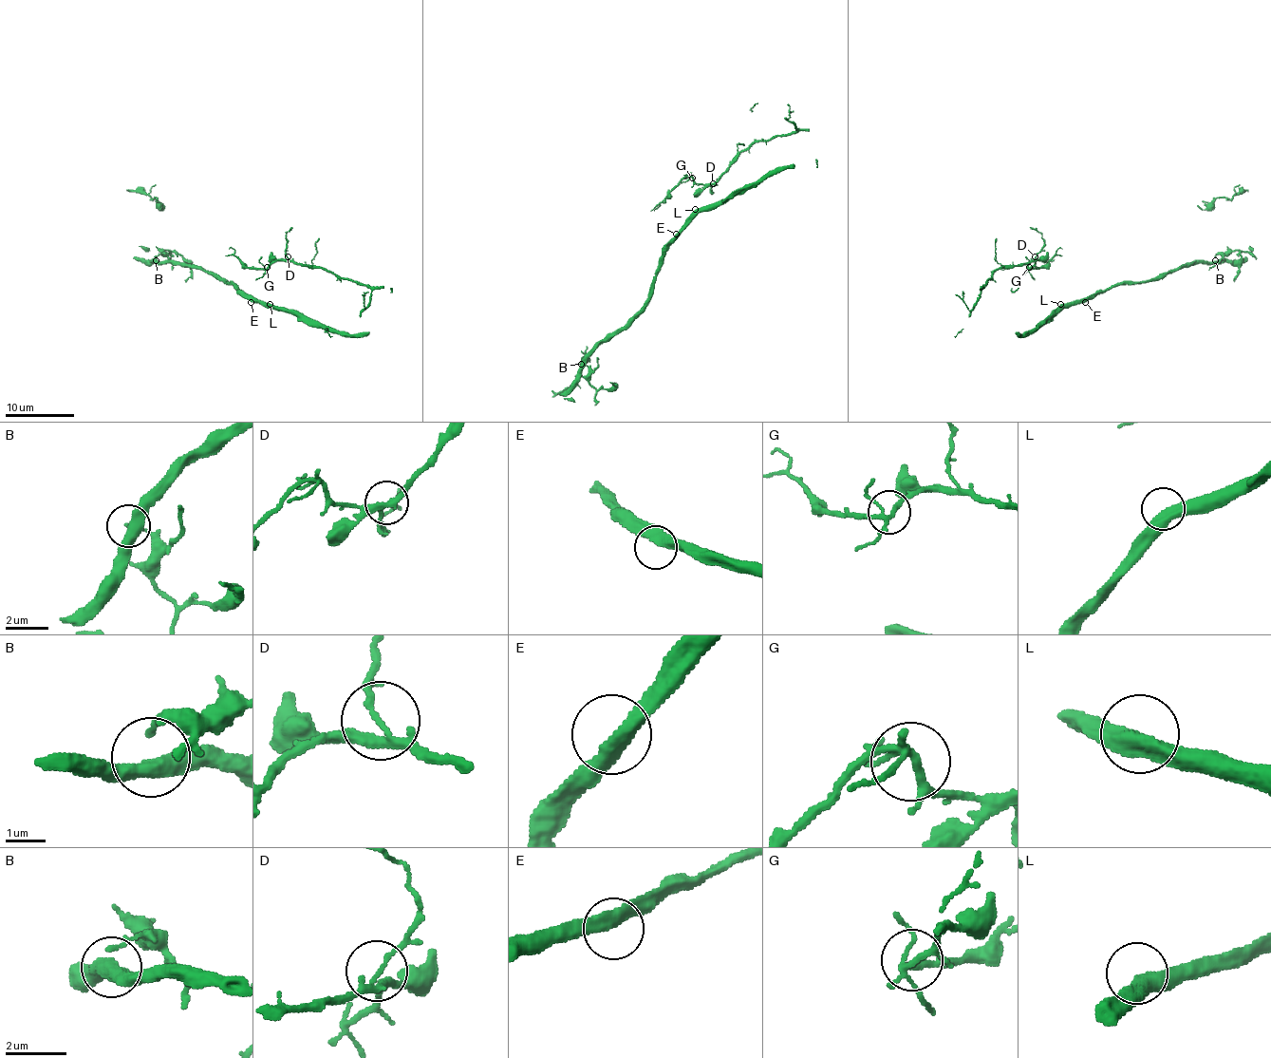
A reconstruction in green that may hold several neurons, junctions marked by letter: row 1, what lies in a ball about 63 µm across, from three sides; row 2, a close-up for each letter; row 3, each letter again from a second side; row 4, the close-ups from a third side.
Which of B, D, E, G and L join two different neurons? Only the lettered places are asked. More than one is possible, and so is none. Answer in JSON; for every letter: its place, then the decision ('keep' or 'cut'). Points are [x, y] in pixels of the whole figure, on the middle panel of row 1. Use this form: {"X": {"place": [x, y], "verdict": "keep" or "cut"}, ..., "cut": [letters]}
{"B": {"place": [581, 364], "verdict": "keep"}, "D": {"place": [713, 183], "verdict": "keep"}, "E": {"place": [676, 234], "verdict": "keep"}, "G": {"place": [692, 178], "verdict": "keep"}, "L": {"place": [695, 209], "verdict": "keep"}, "cut": []}

